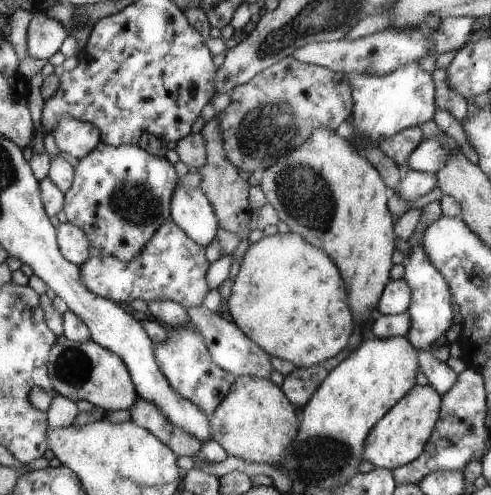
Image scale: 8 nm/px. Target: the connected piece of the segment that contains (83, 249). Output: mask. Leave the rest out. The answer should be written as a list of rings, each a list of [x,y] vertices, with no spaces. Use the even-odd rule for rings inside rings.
[[[71,223],[60,224],[58,238],[62,254],[75,266],[82,267],[91,258],[89,236],[80,227]]]

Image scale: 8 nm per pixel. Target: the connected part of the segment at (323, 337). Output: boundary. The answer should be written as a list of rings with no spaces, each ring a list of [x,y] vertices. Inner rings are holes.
[[[278,233],[252,243],[242,256],[240,272],[231,286],[232,294],[227,304],[230,316],[268,355],[287,360],[296,367],[312,367],[336,356],[348,346],[355,317],[342,276],[323,248],[312,246],[302,236]]]

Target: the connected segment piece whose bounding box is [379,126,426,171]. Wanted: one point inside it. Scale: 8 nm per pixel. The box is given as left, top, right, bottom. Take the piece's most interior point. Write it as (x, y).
(399, 147)

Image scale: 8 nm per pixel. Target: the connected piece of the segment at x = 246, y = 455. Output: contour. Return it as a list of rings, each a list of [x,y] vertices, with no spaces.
[[[246,376],[236,378],[234,387],[219,409],[209,417],[211,438],[220,444],[229,456],[278,468],[287,448],[299,433],[300,416],[296,414],[293,405],[283,394],[282,388],[270,379]]]

